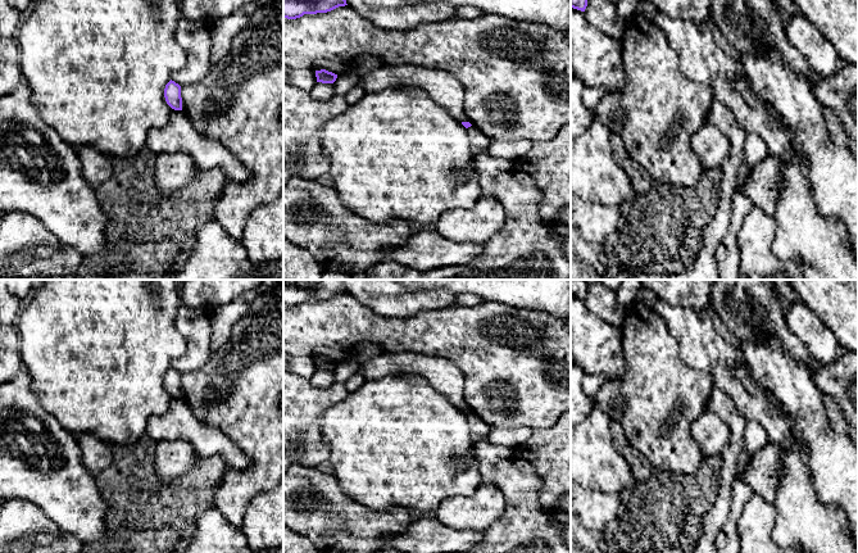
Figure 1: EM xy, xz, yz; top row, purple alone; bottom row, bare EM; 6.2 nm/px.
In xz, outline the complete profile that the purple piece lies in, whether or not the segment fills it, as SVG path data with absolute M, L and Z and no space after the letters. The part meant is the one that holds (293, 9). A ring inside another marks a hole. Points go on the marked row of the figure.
M283 0L283 18L296 19L304 14L327 13L345 5L346 0Z

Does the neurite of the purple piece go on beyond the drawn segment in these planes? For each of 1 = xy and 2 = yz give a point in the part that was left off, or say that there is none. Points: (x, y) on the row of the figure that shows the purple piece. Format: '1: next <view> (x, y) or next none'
1: next none
2: next none

